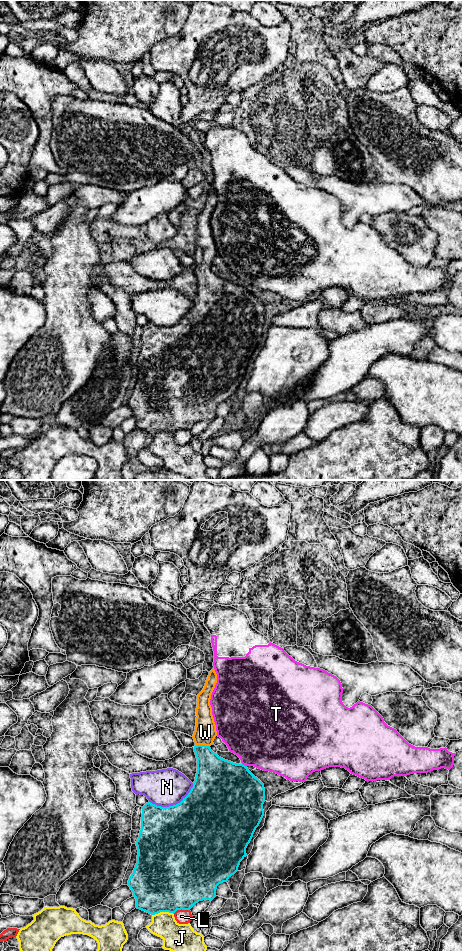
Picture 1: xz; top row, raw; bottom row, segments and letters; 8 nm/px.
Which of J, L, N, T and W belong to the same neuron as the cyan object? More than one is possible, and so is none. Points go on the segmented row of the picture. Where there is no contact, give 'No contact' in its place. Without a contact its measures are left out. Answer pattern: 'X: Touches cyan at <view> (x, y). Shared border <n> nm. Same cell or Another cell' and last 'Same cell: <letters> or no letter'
J: Touches cyan at xz (162, 911). Shared border 180 nm. Another cell
L: Touches cyan at xz (181, 908). Shared border 140 nm. Another cell
N: Touches cyan at xz (173, 805). Shared border 380 nm. Another cell
T: Touches cyan at xz (244, 765). Shared border 50 nm. Another cell
W: Touches cyan at xz (202, 745). Shared border 120 nm. Same cell
Same cell: W

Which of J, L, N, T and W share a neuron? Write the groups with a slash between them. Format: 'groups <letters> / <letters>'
groups J / L / N / T / W

